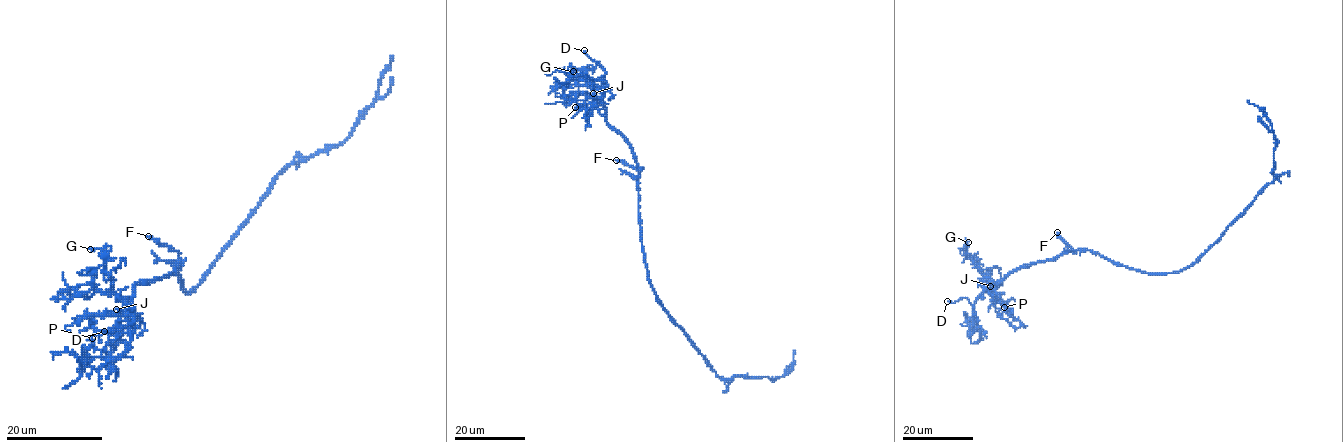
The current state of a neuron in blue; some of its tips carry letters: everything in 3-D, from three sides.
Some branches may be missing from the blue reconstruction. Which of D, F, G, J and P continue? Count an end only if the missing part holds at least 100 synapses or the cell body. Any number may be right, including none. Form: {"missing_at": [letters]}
{"missing_at": ["D"]}

